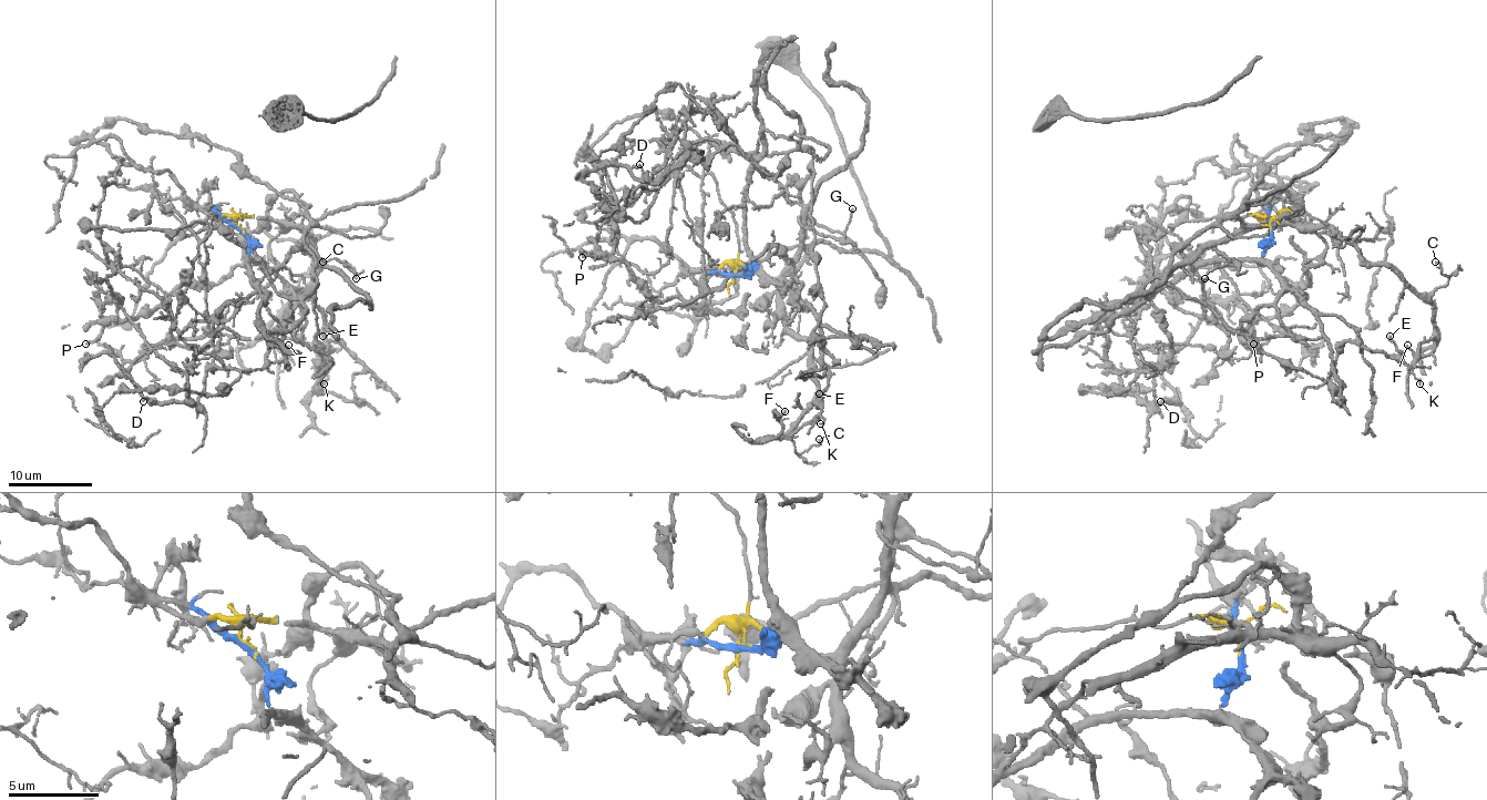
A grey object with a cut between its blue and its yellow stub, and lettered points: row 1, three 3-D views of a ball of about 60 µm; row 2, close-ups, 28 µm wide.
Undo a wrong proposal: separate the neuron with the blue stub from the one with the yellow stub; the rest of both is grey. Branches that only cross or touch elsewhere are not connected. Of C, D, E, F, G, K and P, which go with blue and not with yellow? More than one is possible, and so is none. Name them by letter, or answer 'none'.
D, E, K, P

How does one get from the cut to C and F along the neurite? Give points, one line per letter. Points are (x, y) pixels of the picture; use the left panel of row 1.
C: (242, 228), (242, 216), (279, 219), (311, 237), (319, 273), (296, 294), (300, 279), (311, 277), (321, 263)
F: (242, 228), (242, 216), (279, 219), (311, 237), (319, 273), (269, 328), (269, 340), (284, 355), (288, 345)

